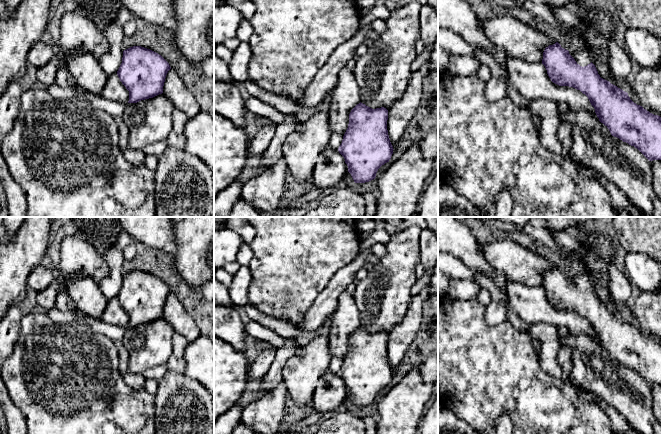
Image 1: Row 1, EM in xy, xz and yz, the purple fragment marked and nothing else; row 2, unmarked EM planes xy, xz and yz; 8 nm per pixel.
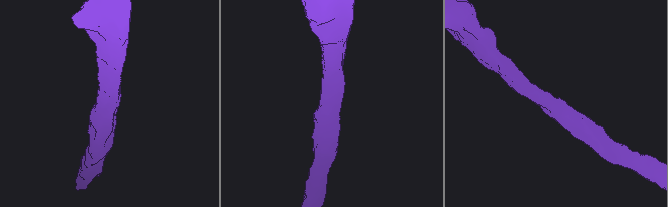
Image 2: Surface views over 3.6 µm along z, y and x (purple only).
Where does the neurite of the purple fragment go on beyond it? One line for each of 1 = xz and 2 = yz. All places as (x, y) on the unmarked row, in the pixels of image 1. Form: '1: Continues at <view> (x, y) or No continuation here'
1: No continuation here
2: No continuation here

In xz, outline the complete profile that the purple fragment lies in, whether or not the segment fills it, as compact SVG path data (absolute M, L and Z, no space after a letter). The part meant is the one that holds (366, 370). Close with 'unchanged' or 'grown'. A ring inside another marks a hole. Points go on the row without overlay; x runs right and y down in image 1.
M360 326L351 334L348 352L338 375L344 381L355 407L375 403L378 393L391 383L394 373L388 359L387 344L388 334L384 331L372 333Z; unchanged

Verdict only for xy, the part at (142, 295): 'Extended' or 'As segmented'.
As segmented

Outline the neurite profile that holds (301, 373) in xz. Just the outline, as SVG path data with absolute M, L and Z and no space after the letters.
M329 317L316 330L316 337L301 347L302 353L289 357L283 368L283 382L289 397L306 412L311 411L318 380L329 370L331 354L328 338L331 326L332 319Z

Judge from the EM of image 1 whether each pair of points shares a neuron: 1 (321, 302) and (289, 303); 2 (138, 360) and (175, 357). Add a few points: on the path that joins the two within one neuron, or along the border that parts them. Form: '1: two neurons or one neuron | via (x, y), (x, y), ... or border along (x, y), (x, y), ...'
1: two neurons | border along (327, 284), (305, 313), (301, 323)
2: two neurons | border along (174, 335), (171, 354), (165, 363)

